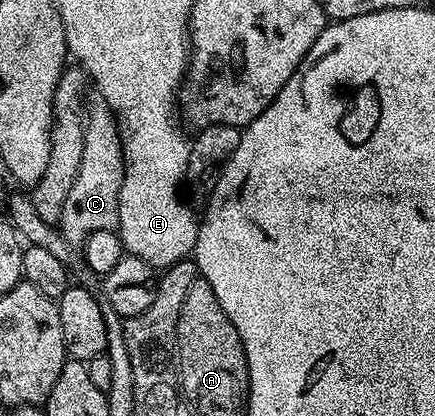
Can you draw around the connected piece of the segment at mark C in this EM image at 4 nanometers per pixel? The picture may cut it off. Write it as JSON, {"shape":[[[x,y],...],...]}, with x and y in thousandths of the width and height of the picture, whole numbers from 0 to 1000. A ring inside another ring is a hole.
{"shape":[[[239,248],[205,260],[193,296],[193,341],[189,344],[189,392],[179,392],[179,421],[152,490],[143,498],[143,526],[133,543],[166,591],[191,591],[193,579],[228,550],[267,550],[271,526],[271,469],[280,459],[285,428],[285,365],[267,303],[267,279]]]}

